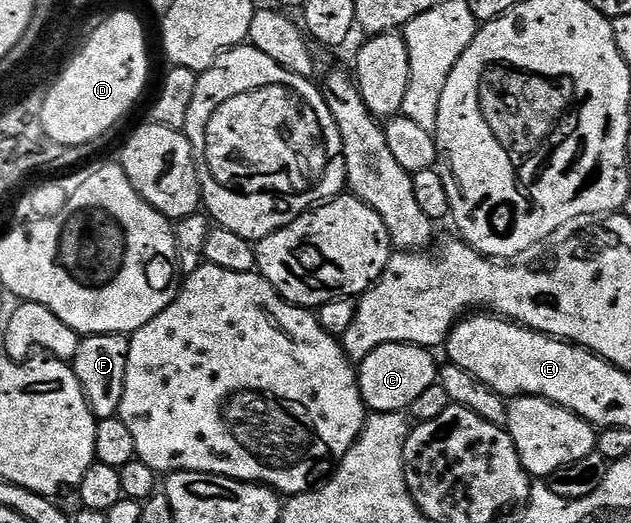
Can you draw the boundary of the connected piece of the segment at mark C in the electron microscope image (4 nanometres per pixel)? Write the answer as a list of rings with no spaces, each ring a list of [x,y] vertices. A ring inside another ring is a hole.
[[[387,343],[359,360],[360,392],[365,408],[372,413],[407,412],[437,382],[438,366],[431,350],[412,343]]]

